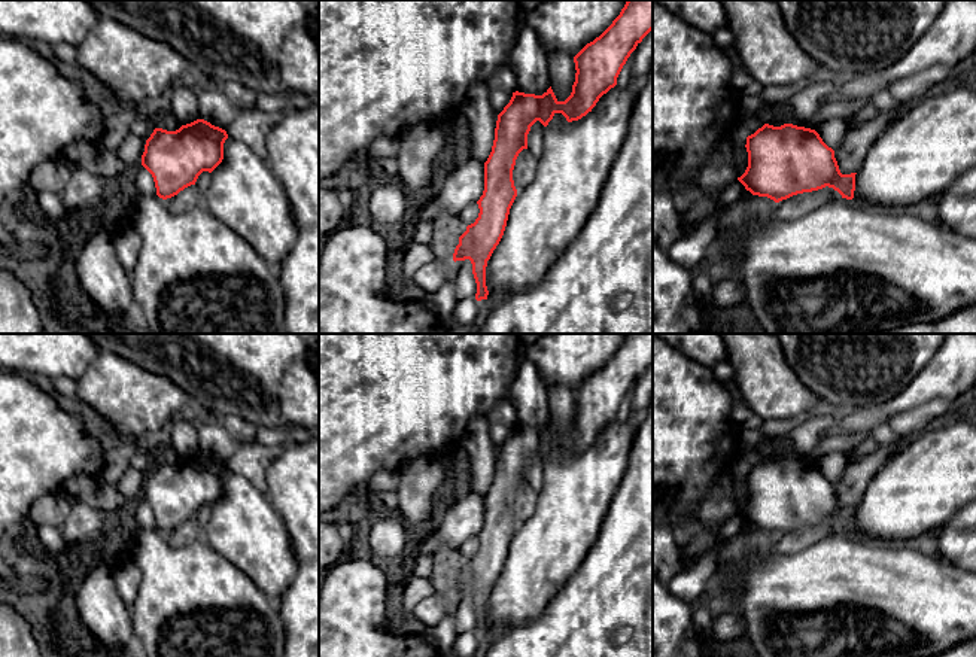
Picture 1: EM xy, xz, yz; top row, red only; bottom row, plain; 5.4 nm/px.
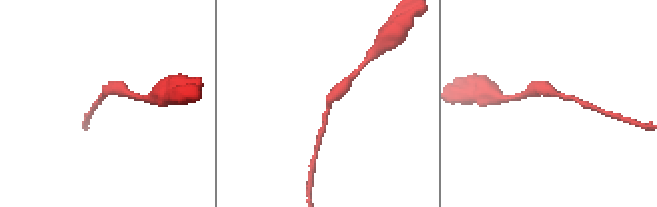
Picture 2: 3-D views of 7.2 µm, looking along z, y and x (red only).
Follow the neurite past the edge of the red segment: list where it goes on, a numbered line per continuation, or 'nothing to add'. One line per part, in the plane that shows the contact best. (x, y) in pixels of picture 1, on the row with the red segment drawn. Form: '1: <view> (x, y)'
nothing to add

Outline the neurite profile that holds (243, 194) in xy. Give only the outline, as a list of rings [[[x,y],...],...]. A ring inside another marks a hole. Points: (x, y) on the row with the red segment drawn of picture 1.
[[[231,139],[201,197],[222,223],[279,270],[297,237],[291,203],[265,159]]]

